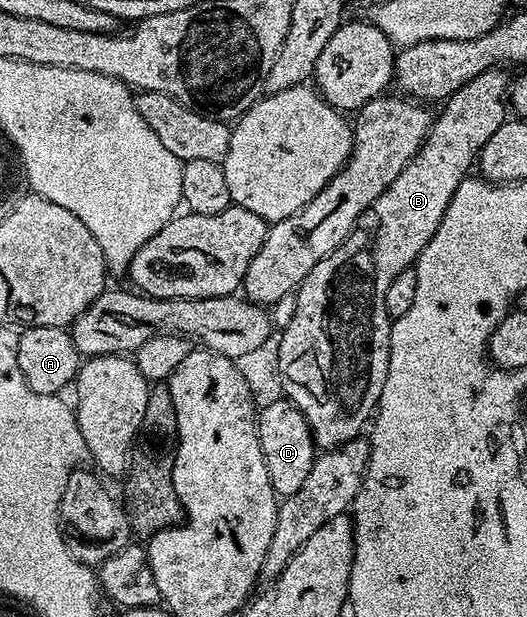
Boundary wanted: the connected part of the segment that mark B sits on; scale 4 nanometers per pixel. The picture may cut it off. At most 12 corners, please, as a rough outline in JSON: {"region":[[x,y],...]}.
{"region":[[503,68],[434,115],[401,176],[305,276],[277,351],[320,451],[389,372],[385,291],[508,117]]}

